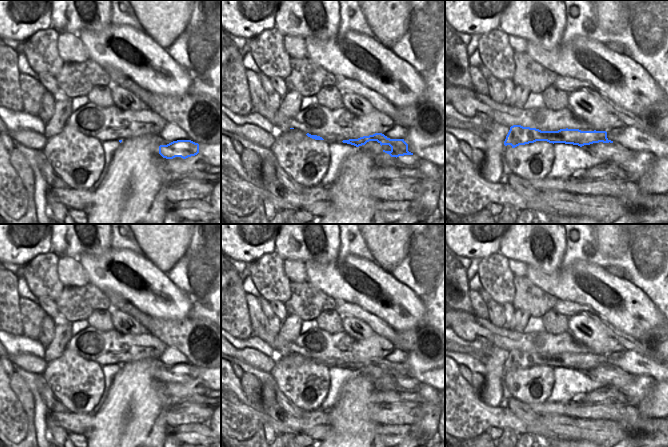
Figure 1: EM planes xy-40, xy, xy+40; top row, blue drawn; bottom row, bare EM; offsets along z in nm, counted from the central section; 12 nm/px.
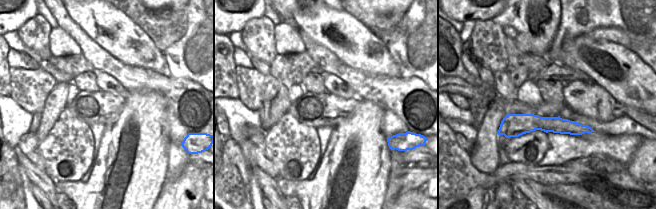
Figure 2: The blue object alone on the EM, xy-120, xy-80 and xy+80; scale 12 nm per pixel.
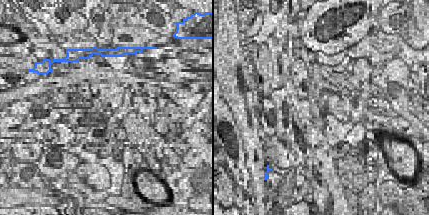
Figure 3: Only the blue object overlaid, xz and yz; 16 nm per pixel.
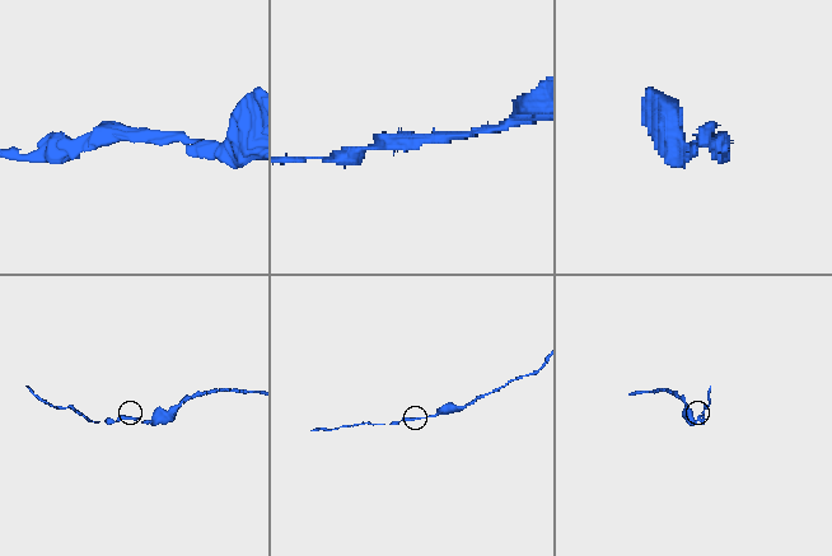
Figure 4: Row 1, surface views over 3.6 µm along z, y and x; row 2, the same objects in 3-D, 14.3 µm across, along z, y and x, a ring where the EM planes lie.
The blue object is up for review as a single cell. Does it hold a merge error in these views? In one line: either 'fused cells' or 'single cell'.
single cell

